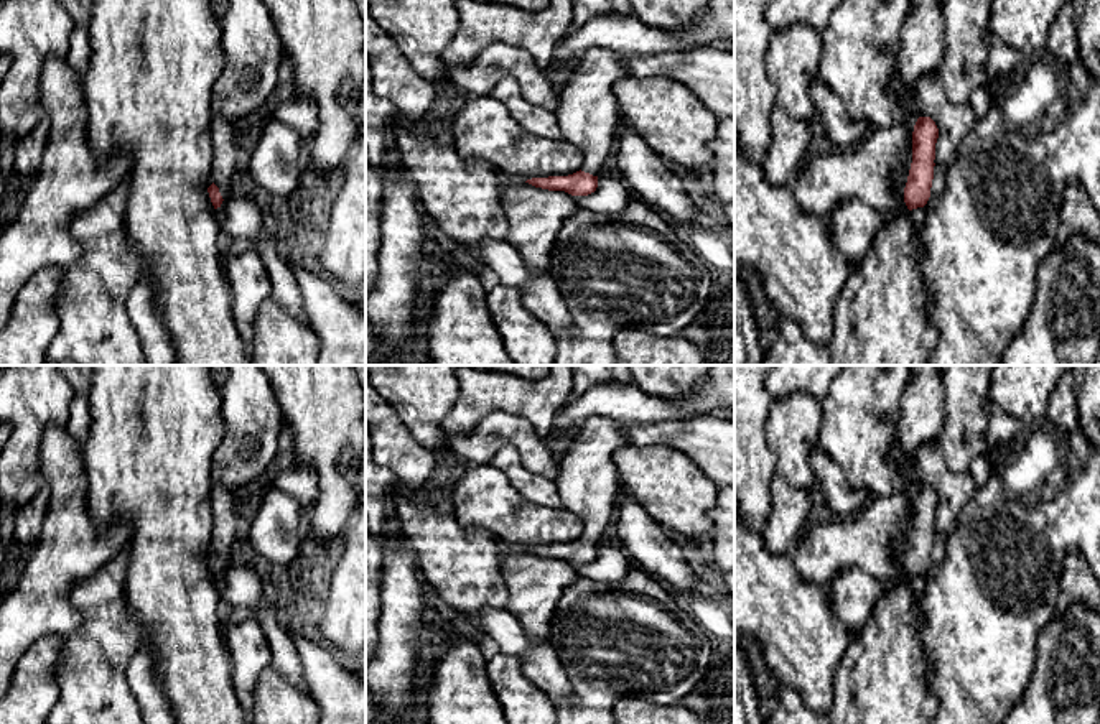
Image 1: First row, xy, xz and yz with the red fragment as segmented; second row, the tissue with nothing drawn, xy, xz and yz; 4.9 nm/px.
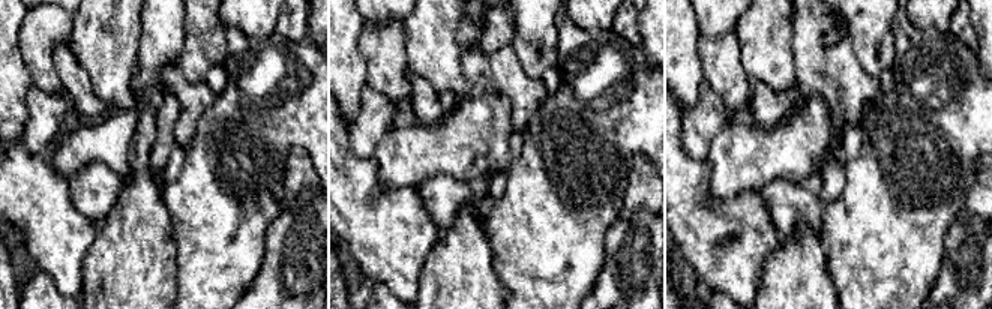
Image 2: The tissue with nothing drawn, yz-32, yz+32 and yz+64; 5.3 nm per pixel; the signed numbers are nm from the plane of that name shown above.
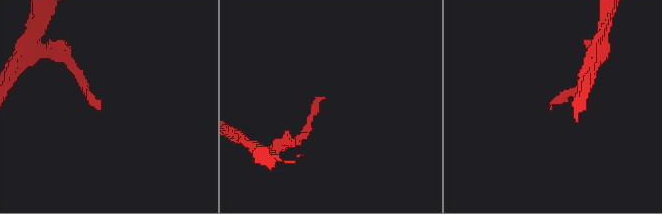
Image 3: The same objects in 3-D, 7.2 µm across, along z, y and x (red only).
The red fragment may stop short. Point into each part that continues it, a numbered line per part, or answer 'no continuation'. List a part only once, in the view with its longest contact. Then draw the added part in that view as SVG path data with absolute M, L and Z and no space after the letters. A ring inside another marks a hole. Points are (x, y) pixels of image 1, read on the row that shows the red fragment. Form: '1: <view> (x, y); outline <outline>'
1: yz (819, 185); outline M896 117L886 128L869 130L865 140L855 148L832 150L827 155L805 158L794 171L787 186L790 188L799 211L818 219L846 199L860 199L879 214L889 216L897 207L891 178L896 171L901 171L907 181L911 163L912 130L906 120Z

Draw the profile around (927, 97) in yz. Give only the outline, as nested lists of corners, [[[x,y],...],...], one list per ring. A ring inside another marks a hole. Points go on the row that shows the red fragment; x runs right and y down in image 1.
[[[894,71],[888,81],[888,92],[897,110],[917,118],[930,117],[935,122],[939,138],[934,163],[949,169],[955,163],[962,138],[973,128],[980,115],[975,105],[953,104],[939,74],[925,74],[912,87],[906,87]]]

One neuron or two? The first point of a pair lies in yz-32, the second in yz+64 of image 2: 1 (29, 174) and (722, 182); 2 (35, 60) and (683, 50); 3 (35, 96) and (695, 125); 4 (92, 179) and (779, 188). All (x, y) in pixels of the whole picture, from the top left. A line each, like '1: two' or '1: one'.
1: two
2: two
3: one
4: one

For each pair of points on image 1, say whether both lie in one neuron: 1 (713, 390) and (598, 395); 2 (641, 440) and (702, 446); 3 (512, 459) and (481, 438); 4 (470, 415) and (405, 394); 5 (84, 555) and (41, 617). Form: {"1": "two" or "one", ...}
{"1": "one", "2": "one", "3": "two", "4": "two", "5": "one"}

